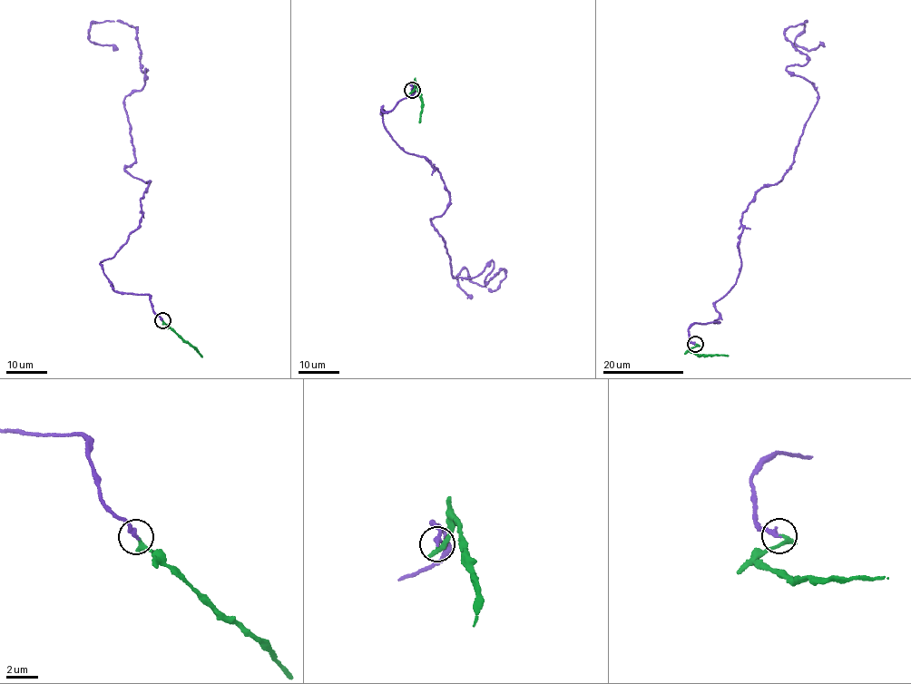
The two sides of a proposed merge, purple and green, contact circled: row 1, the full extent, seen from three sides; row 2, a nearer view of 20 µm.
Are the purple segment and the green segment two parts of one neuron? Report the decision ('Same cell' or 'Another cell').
Same cell

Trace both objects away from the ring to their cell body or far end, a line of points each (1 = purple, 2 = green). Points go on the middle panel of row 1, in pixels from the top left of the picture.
1: (412, 91), (380, 112), (438, 170), (452, 277), (505, 271), (491, 291), (461, 270), (471, 298)
2: (412, 91), (416, 84), (422, 102), (420, 122)

